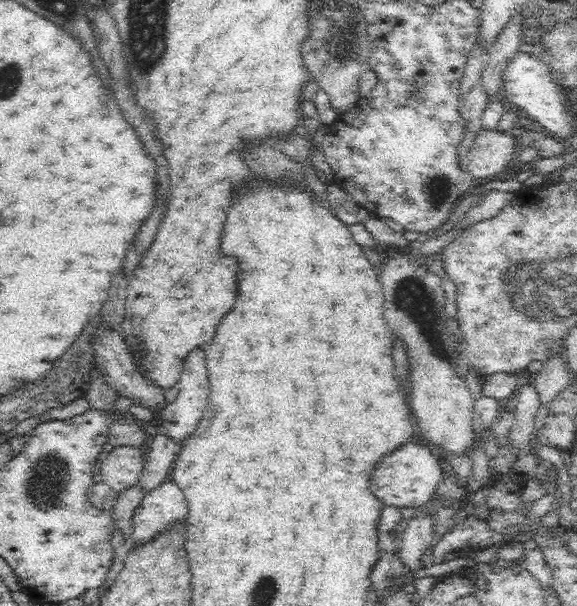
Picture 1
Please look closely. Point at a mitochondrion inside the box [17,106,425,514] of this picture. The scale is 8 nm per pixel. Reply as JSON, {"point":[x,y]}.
{"point":[49,478]}

